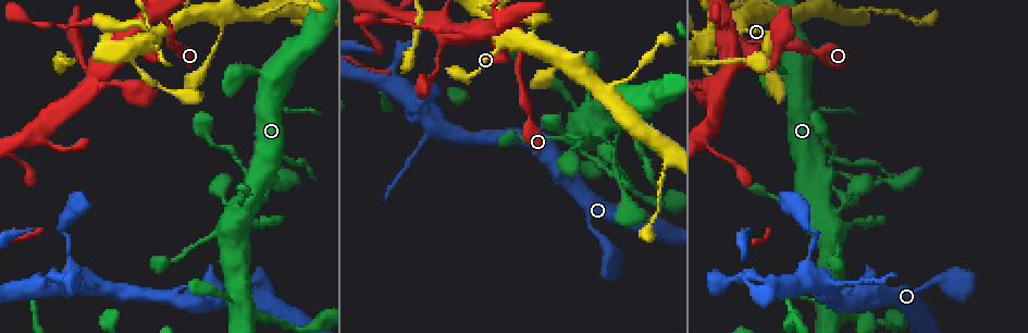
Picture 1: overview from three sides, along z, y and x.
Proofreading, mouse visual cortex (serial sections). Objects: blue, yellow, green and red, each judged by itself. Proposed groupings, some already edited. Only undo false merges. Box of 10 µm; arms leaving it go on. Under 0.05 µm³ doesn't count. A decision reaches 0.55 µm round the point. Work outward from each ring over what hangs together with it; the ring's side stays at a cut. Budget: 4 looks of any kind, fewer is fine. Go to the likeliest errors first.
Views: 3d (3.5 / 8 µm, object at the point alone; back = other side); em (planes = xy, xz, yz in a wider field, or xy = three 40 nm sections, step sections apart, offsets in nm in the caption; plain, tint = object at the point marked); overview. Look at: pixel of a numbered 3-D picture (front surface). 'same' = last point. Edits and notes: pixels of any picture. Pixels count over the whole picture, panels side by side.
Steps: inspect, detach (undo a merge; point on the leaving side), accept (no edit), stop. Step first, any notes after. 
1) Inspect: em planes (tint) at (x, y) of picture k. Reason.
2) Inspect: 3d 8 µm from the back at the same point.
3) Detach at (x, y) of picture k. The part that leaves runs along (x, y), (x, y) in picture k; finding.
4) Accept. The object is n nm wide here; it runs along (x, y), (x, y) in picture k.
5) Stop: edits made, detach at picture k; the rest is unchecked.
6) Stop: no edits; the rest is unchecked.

Inspect: 3d 8 µm at (284, 157) of picture 1.

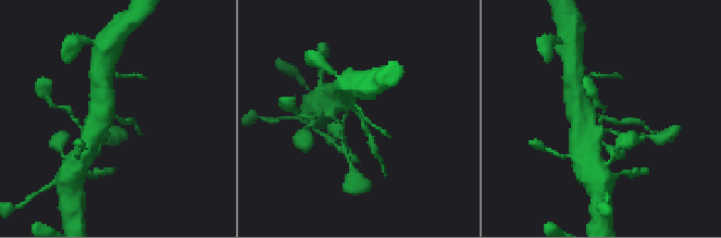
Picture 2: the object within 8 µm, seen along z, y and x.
Inspect: em xy step 5 (tint) at the same point. Now the EM.

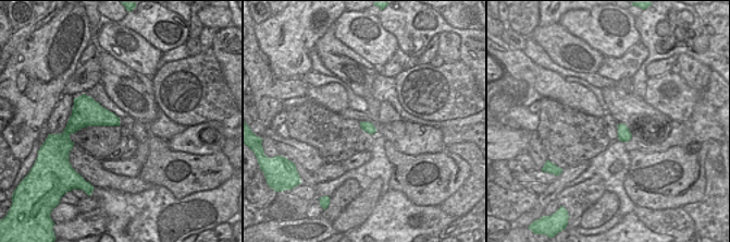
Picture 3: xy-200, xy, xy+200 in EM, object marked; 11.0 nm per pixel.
Accept. The arms are 200, 700 nm wide; it runs along (347, 91), (370, 138) in picture 2; one cell here.

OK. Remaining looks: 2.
Inspect: 3d 3.5 µm from the back at (159, 13) of picture 1. Four or more arms meet.

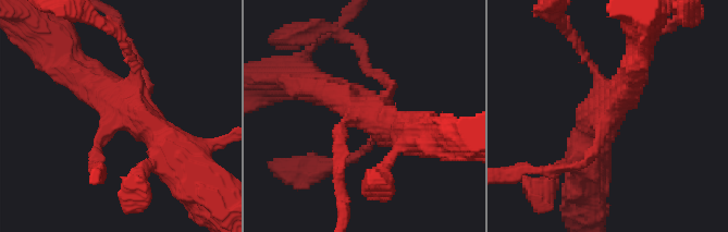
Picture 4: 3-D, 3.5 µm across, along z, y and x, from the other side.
Accept. It runs along (97, 168), (97, 142), (124, 111), (177, 148) in picture 4; one cell here.

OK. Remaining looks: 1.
Stop: no edits; the rest is unchecked.

